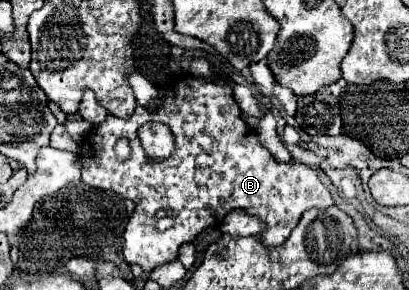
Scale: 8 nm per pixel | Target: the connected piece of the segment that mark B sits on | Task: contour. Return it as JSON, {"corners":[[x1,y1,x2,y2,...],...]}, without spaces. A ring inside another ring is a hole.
{"corners":[[201,77,181,79,181,81,177,81,177,83,169,85,169,87,165,87,165,99,163,99,163,103,161,103,161,107,159,107,157,111,149,111,149,109,137,105,137,109,135,109,135,113,133,113,131,119,119,119,119,117,109,115,107,121,101,123,99,127,95,127,95,129,89,133,89,137,83,141,81,165,83,165,83,183,87,183,87,185,91,185,91,187,95,187,95,189,113,191,113,193,117,193,117,195,121,195,121,197,125,197,125,199,131,199,131,201,139,201,139,203,135,203,135,211,133,211,133,215,131,215,131,219,129,219,129,223,127,223,127,233,123,235,123,237,125,237,123,253,125,253,125,261,127,261,127,263,137,263,137,265,143,267,143,271,153,271,153,269,159,267,161,263,175,261,175,259,177,259,177,251,179,251,179,247,181,247,183,243,191,243,191,241,196,239,207,227,219,225,225,215,227,215,229,211,233,211,233,209,245,209,249,215,259,217,259,219,267,225,265,235,261,235,259,239,263,241,265,247,277,247,277,245,281,245,281,243,289,237,289,233,297,227,301,215,303,215,307,209,313,209,313,207,317,207,317,209,327,209,327,207,333,205,333,197,331,197,329,189,321,183,319,175,317,175,309,165,305,165,305,163,301,163,301,161,297,161,297,159,291,159,289,163,279,163,279,161,269,153,269,149,265,149,265,147,261,145,257,133,255,133,253,129,249,129,247,123,241,119,241,109,239,109,239,105,235,103,233,91,229,89,227,83,223,83,223,81,207,81,207,79,201,79],[139,119,161,119,161,121,171,129,171,133,173,133,173,137,175,137,175,151,169,155,169,159,151,161,151,159,147,157,147,153,143,151,141,143,139,143,139,135,137,135,137,131,139,131],[121,137,127,137,129,143,135,143,135,147,131,149,129,159,125,159,125,161,119,161,117,155,115,155,115,143,117,143]]}

